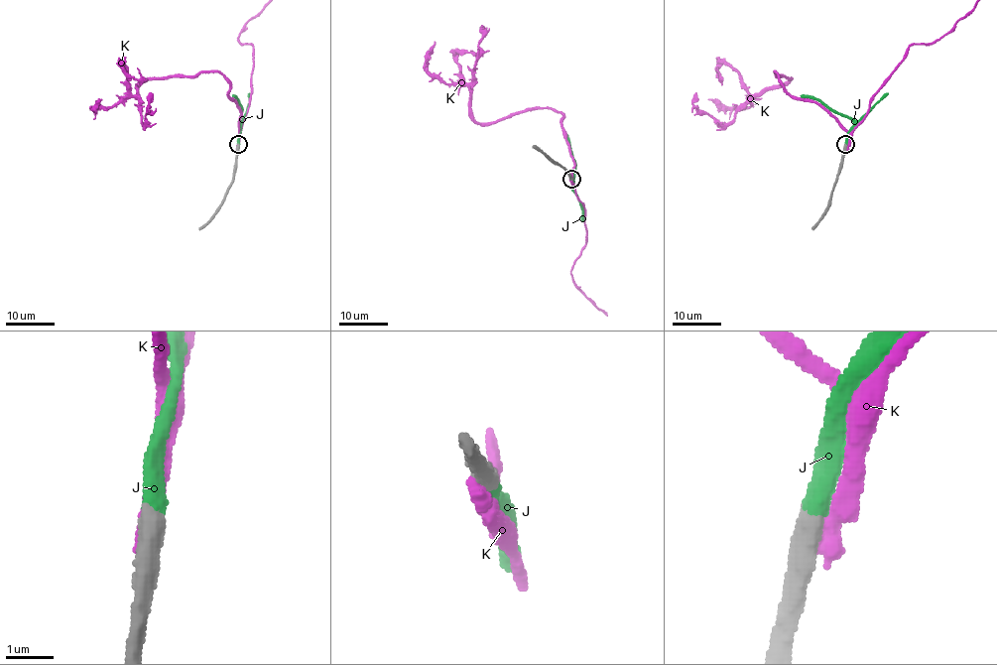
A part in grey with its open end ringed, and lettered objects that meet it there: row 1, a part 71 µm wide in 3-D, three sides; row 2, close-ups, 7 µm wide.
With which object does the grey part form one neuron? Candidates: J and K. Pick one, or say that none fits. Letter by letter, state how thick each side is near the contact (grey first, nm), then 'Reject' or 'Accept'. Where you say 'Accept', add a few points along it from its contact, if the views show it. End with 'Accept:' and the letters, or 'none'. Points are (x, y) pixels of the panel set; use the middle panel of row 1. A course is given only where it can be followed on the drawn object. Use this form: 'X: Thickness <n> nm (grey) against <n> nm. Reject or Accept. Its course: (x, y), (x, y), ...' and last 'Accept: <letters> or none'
J: Thickness 480 nm (grey) against 460 nm. Accept. Its course: (571, 178), (571, 187), (575, 163), (565, 133)
K: Thickness 600 nm (grey) against 460 nm. Reject
Accept: J

